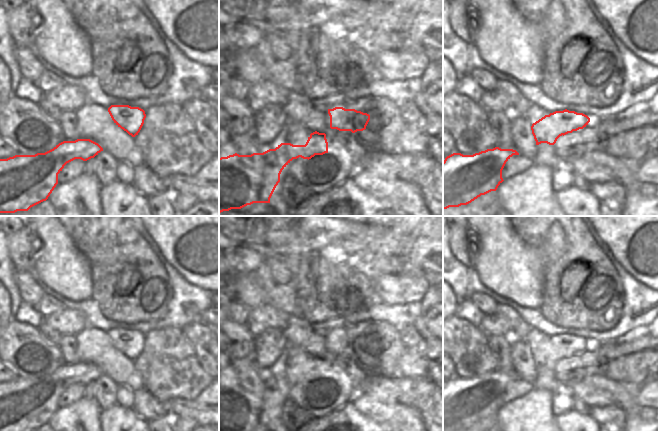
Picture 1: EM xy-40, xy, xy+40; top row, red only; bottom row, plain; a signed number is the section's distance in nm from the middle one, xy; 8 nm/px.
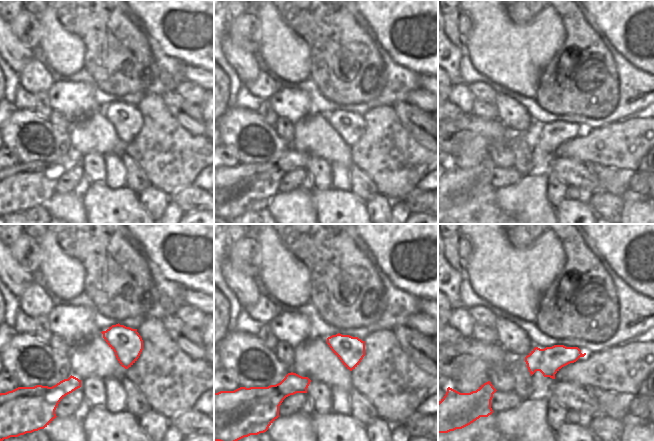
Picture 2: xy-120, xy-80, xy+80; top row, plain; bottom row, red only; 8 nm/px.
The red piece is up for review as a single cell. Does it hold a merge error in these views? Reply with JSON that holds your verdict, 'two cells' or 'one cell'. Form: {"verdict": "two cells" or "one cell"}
{"verdict": "two cells"}

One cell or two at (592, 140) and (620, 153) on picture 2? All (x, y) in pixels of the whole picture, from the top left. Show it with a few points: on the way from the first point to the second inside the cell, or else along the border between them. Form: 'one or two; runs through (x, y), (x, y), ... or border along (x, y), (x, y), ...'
one; runs through (599, 146), (613, 146)

